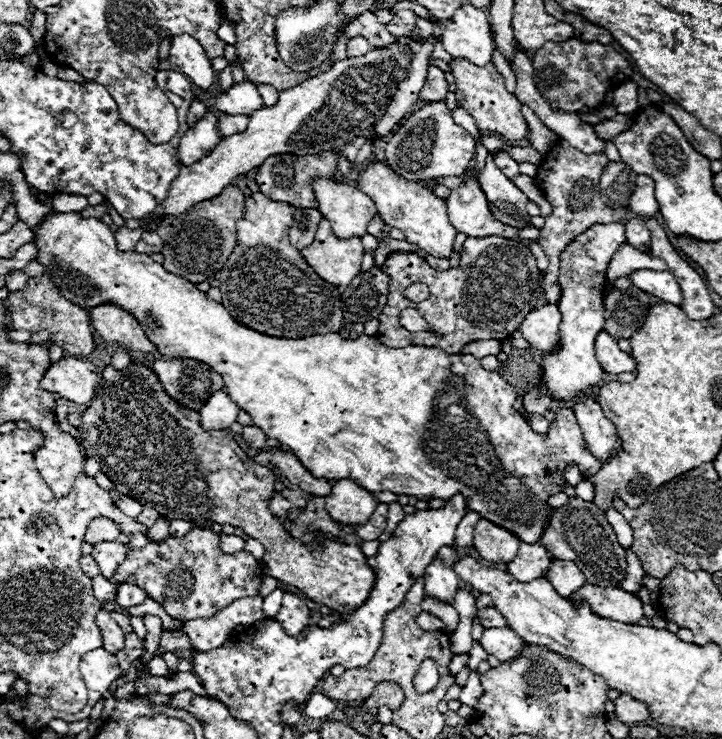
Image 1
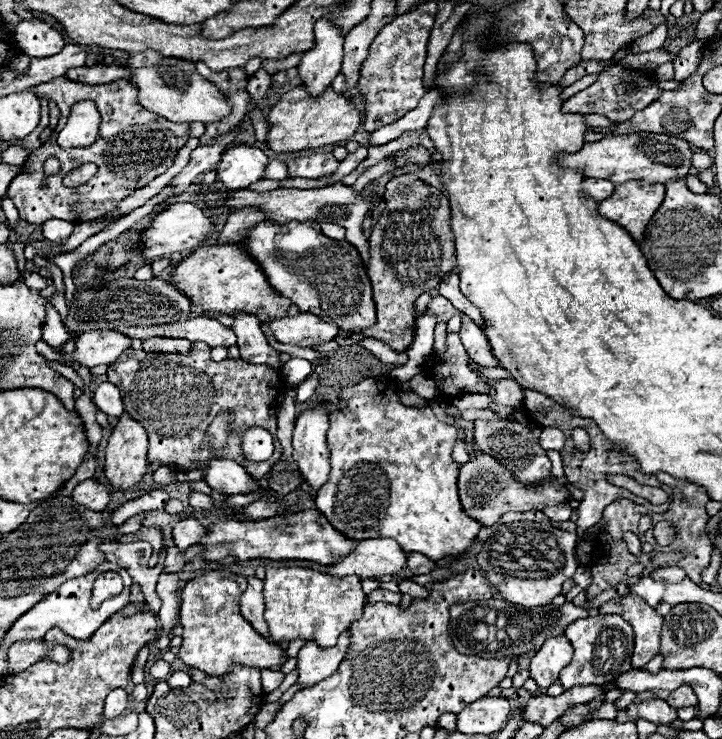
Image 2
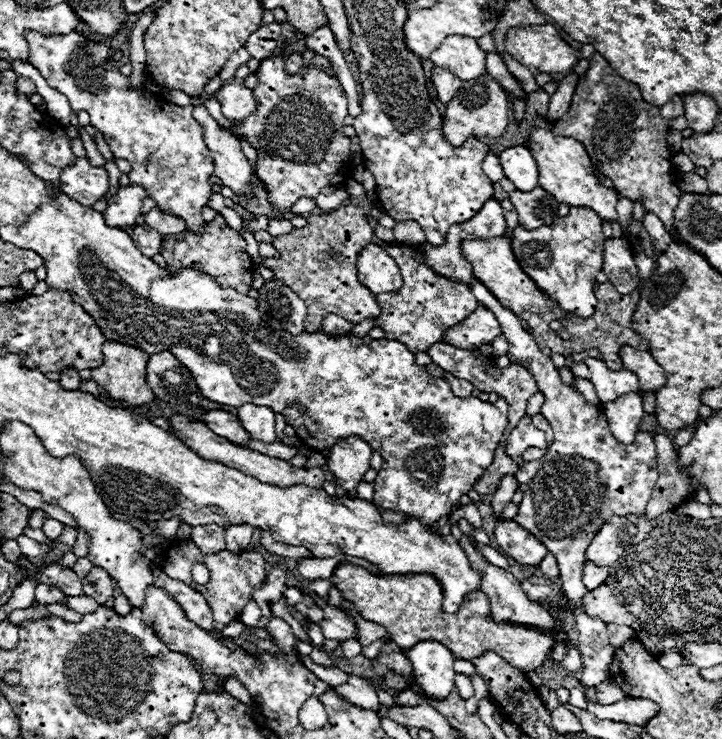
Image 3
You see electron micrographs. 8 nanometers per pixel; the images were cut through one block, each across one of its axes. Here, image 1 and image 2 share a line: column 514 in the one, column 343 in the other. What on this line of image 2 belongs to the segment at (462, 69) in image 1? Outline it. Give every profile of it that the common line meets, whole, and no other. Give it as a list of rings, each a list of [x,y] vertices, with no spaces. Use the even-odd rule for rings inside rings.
[[[298,86],[286,92],[270,110],[266,118],[270,124],[270,130],[266,134],[266,146],[274,152],[300,152],[346,142],[358,130],[360,116],[362,114],[356,110],[356,106],[332,88],[328,88],[326,94],[322,94],[320,98],[312,98],[304,90],[304,86]]]

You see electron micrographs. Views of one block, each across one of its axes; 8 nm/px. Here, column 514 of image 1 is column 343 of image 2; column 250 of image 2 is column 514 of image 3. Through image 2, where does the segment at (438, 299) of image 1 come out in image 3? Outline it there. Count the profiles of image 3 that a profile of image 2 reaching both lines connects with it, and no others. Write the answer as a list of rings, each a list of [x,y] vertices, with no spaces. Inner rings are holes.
[[[570,206],[568,216],[556,216],[554,222],[550,226],[542,226],[542,230],[516,226],[510,234],[512,252],[520,268],[562,310],[582,318],[590,318],[596,312],[598,300],[594,296],[594,284],[596,274],[602,270],[602,242],[604,234],[600,216],[582,206]]]

